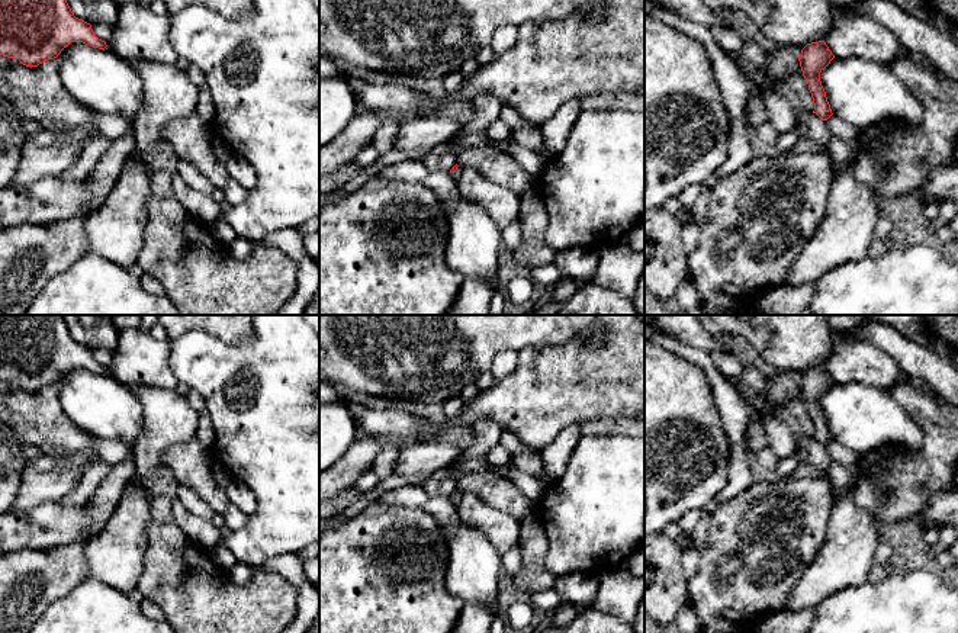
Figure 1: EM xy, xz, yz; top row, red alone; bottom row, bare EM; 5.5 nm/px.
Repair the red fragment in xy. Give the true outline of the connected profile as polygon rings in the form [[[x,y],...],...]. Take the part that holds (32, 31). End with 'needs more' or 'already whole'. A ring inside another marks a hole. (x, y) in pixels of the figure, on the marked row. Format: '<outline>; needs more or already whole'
[[[0,0],[0,55],[19,60],[26,67],[38,67],[57,58],[71,42],[83,42],[105,49],[91,25],[75,17],[67,0]]]; already whole

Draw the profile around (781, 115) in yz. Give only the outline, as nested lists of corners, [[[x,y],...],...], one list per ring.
[[[755,90],[755,96],[763,102],[768,121],[778,135],[797,128],[797,115],[787,97],[777,91]]]

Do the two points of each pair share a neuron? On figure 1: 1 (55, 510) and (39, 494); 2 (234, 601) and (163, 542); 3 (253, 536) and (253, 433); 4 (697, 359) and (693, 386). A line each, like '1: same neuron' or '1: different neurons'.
1: different neurons
2: same neuron
3: same neuron
4: different neurons

